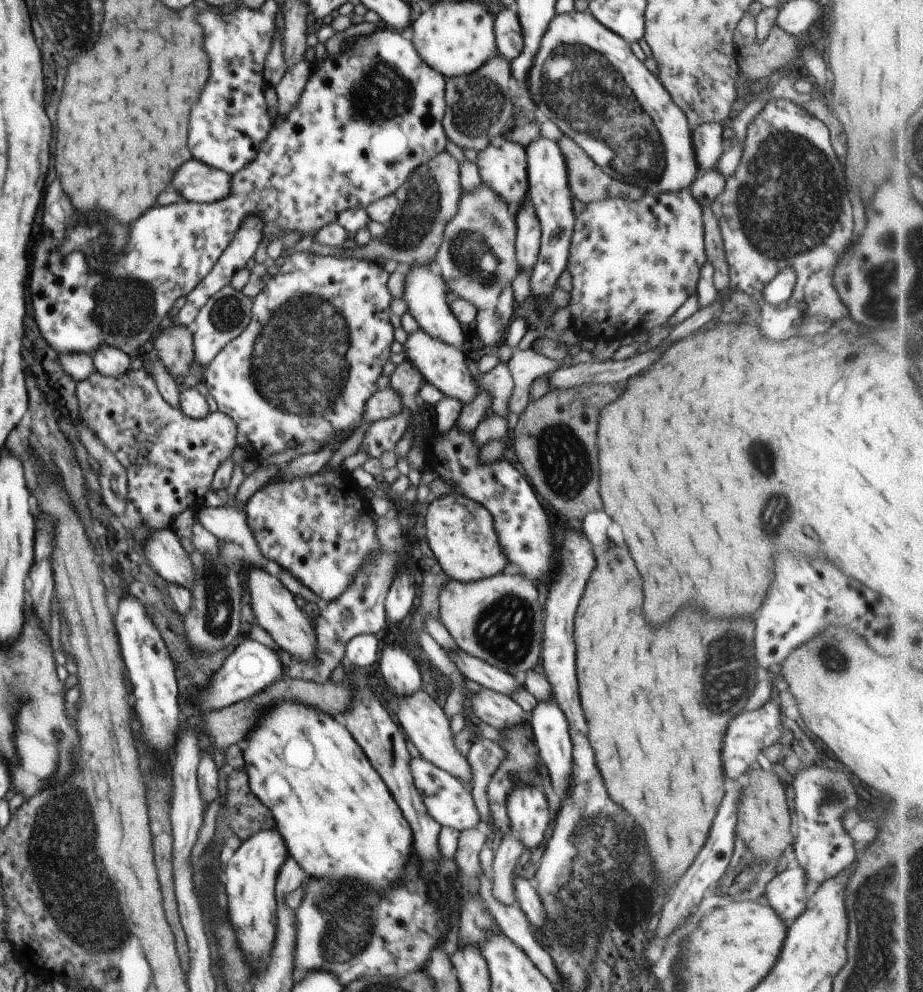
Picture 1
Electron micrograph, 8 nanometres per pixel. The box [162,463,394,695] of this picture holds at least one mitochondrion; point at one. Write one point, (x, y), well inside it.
(219, 606)

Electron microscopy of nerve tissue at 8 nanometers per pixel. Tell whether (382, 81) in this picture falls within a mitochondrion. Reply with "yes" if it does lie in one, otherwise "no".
yes

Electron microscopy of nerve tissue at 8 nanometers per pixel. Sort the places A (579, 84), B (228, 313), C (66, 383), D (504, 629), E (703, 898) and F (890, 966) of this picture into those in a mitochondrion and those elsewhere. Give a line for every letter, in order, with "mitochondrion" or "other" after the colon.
A: mitochondrion
B: mitochondrion
C: other
D: mitochondrion
E: other
F: mitochondrion

